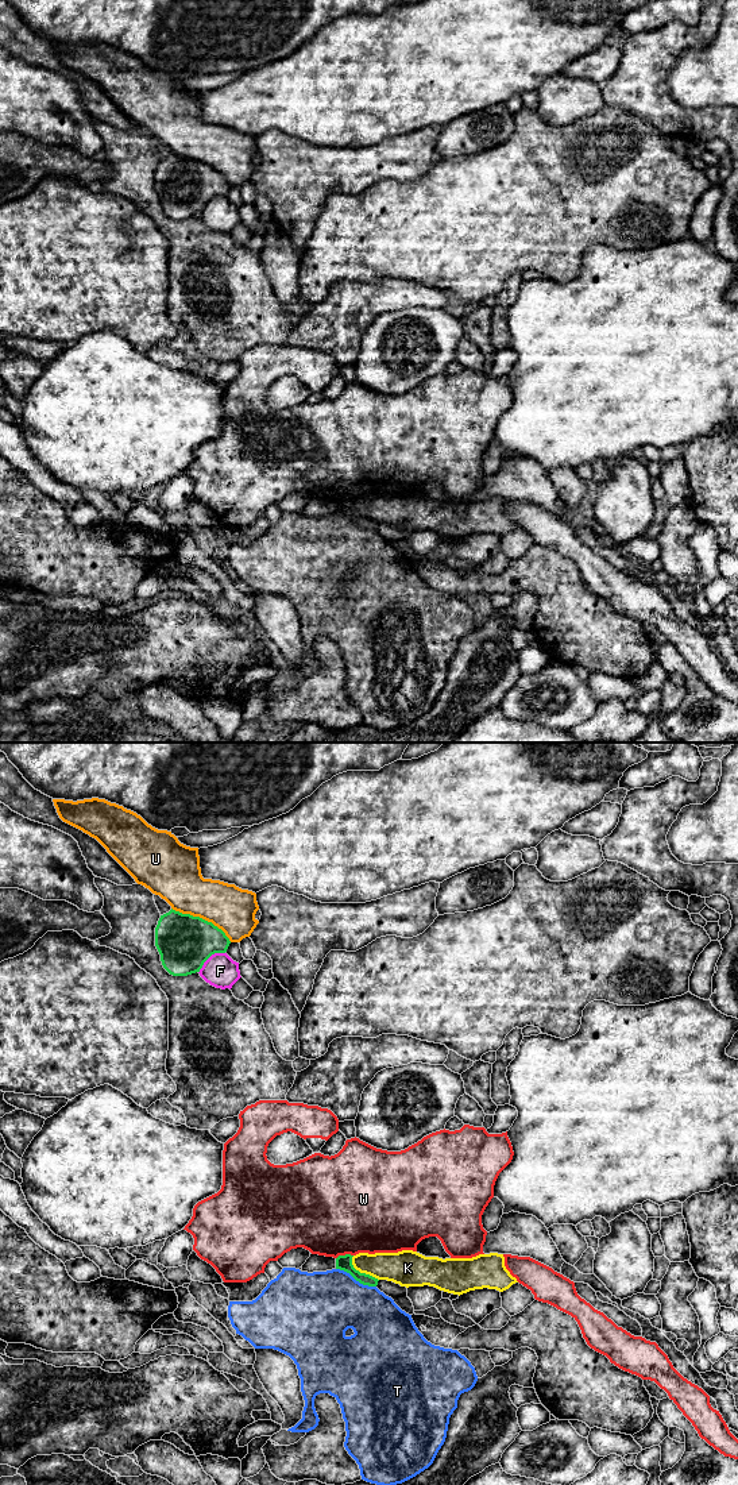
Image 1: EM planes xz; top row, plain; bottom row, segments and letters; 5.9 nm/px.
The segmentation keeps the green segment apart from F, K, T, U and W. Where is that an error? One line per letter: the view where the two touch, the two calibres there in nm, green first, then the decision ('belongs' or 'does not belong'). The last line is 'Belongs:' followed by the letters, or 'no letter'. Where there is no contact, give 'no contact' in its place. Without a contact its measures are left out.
F: xz | 320/200 nm | does not belong
K: xz | 100/200 nm | does not belong
T: xz | 100/400 nm | does not belong
U: xz | 320/280 nm | does not belong
W: xz | 100/500 nm | does not belong
Belongs: no letter

